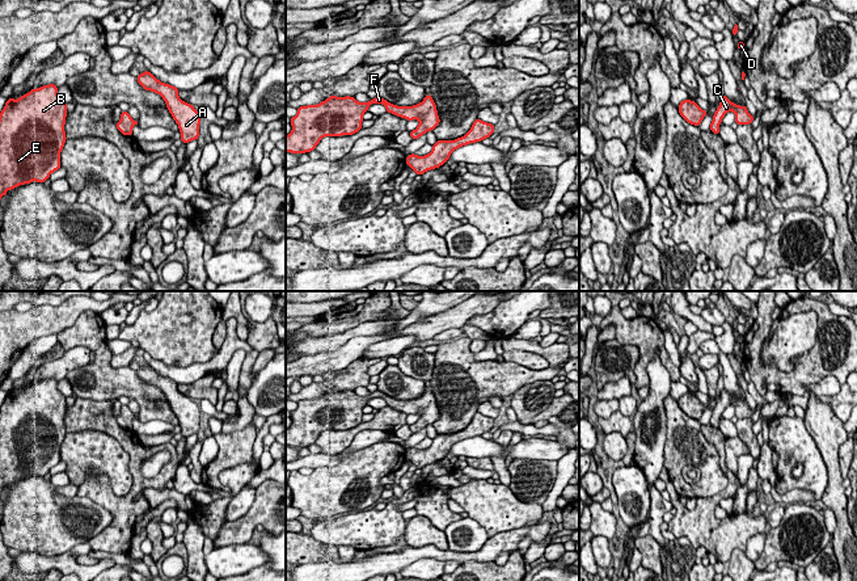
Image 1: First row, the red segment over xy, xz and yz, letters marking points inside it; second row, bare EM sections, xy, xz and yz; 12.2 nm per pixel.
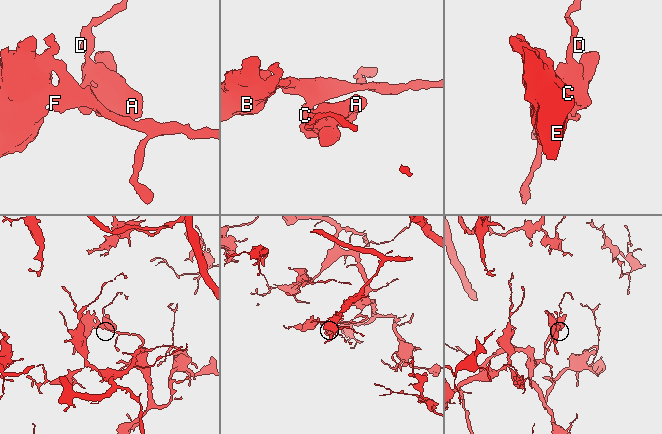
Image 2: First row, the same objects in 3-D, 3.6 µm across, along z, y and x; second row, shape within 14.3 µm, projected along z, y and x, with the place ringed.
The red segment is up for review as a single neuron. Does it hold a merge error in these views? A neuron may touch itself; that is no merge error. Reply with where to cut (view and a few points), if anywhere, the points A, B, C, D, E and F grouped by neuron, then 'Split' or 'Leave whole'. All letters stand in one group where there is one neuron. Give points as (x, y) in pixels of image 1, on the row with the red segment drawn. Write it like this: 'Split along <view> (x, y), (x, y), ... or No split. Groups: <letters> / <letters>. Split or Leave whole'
No split. Groups: A B C D E F. Leave whole

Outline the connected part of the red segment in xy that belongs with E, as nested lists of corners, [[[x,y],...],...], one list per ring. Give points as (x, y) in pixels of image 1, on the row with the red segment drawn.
[[[54,84],[31,89],[18,100],[9,98],[0,113],[0,199],[20,185],[33,181],[45,182],[51,173],[60,168],[60,152],[67,140],[64,125],[67,104],[58,96],[58,87]]]

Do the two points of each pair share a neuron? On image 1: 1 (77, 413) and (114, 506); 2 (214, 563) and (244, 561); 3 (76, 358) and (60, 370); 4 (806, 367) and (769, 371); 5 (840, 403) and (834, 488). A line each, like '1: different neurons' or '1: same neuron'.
1: same neuron
2: same neuron
3: same neuron
4: same neuron
5: different neurons

